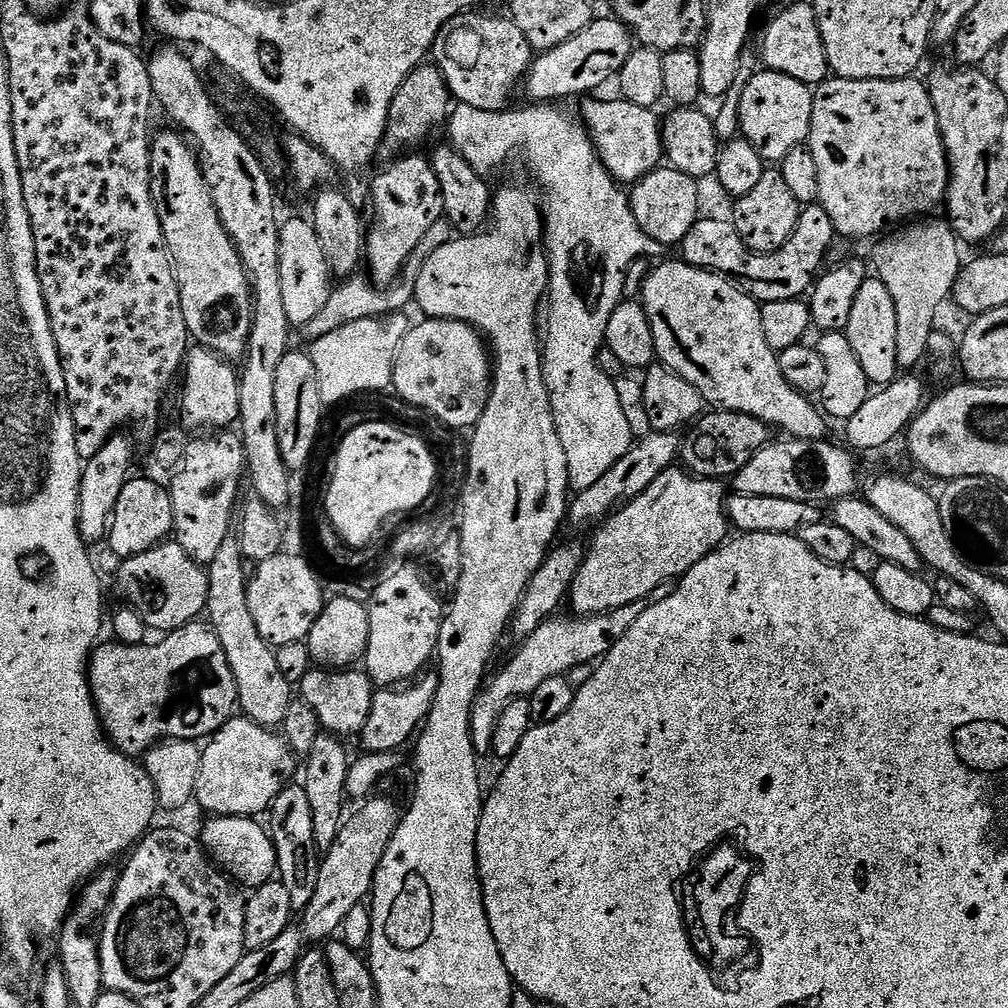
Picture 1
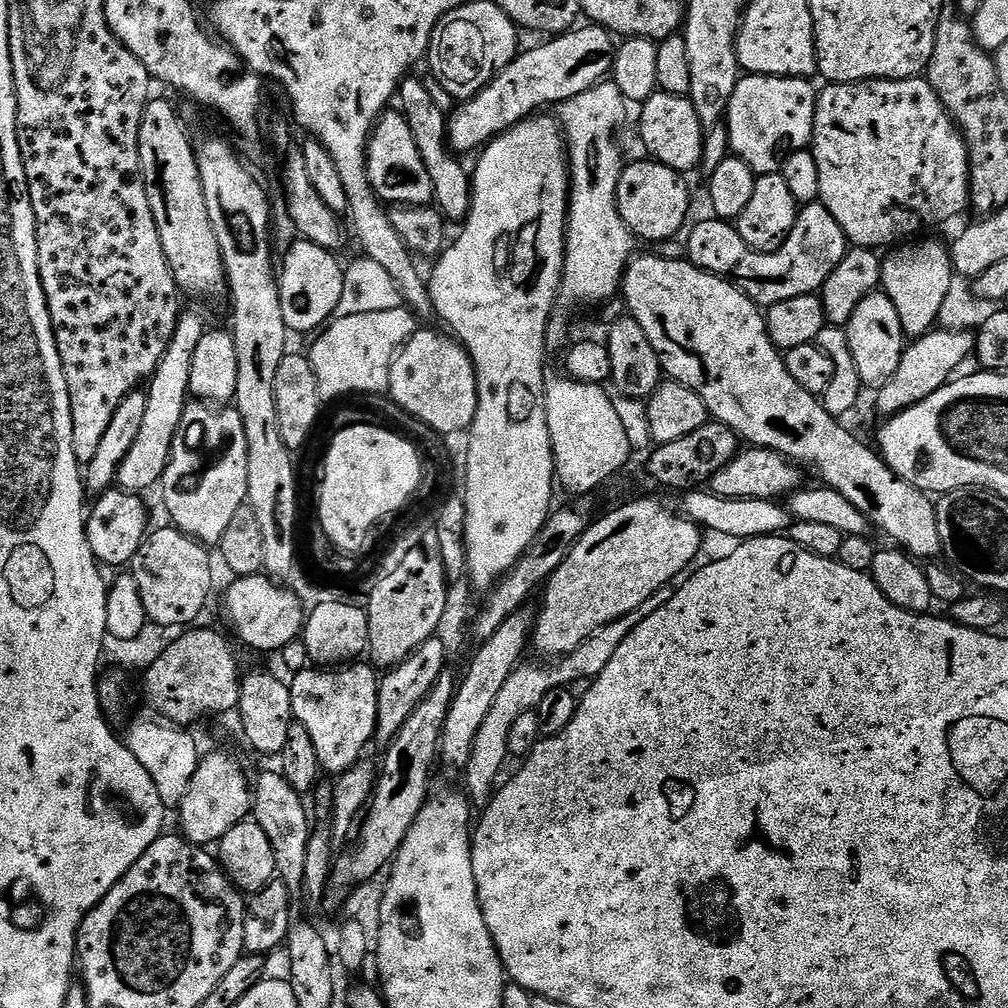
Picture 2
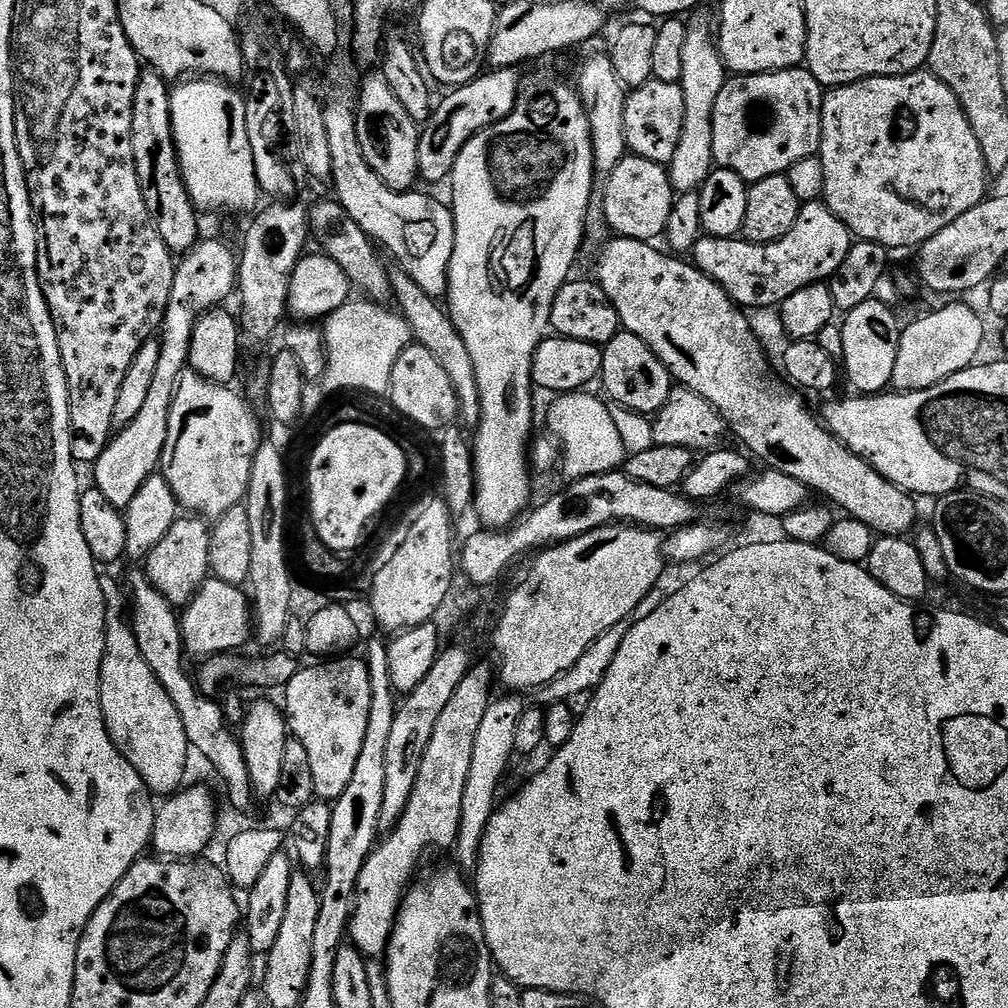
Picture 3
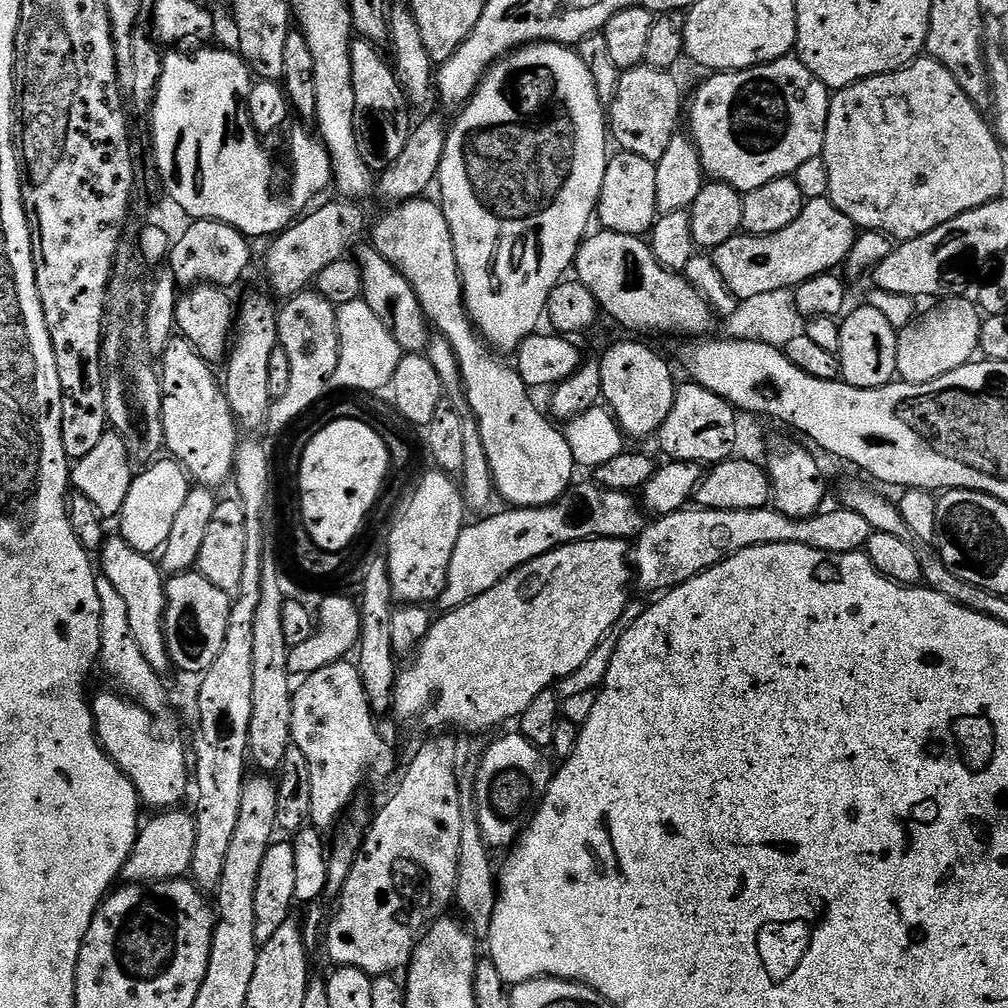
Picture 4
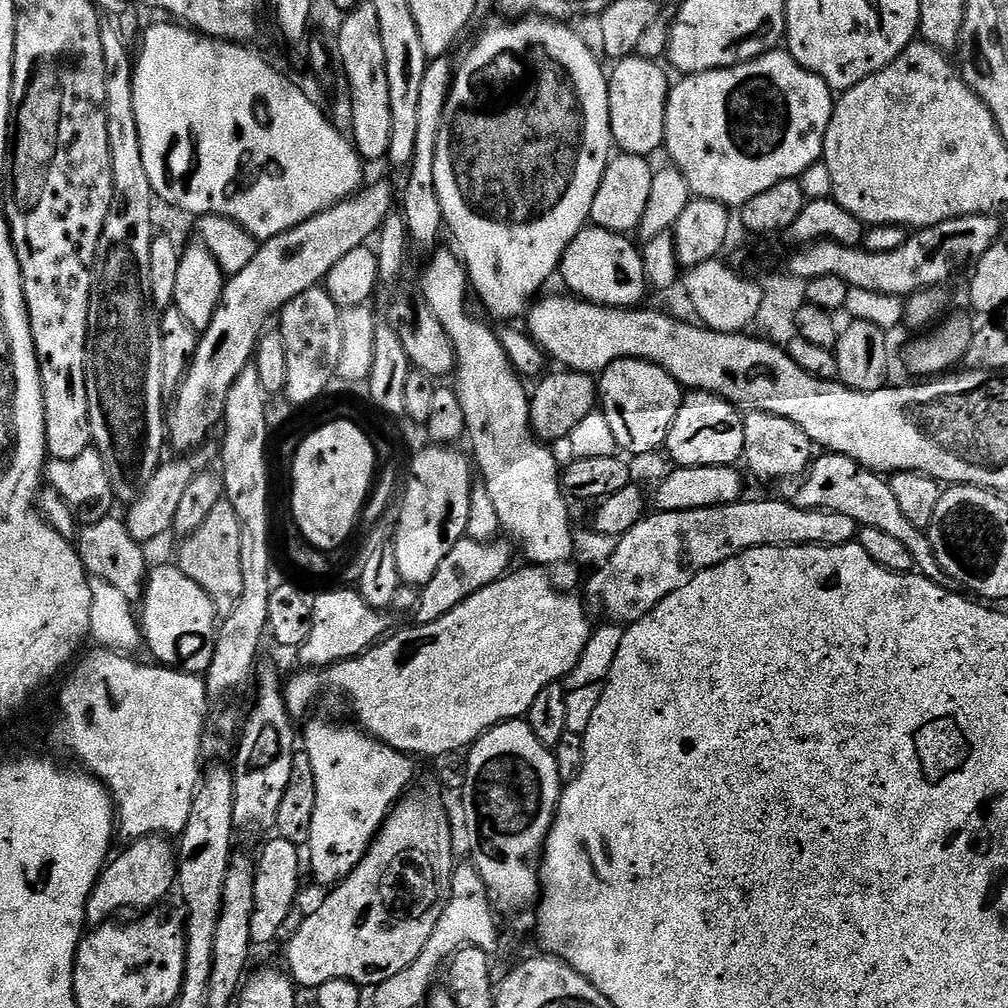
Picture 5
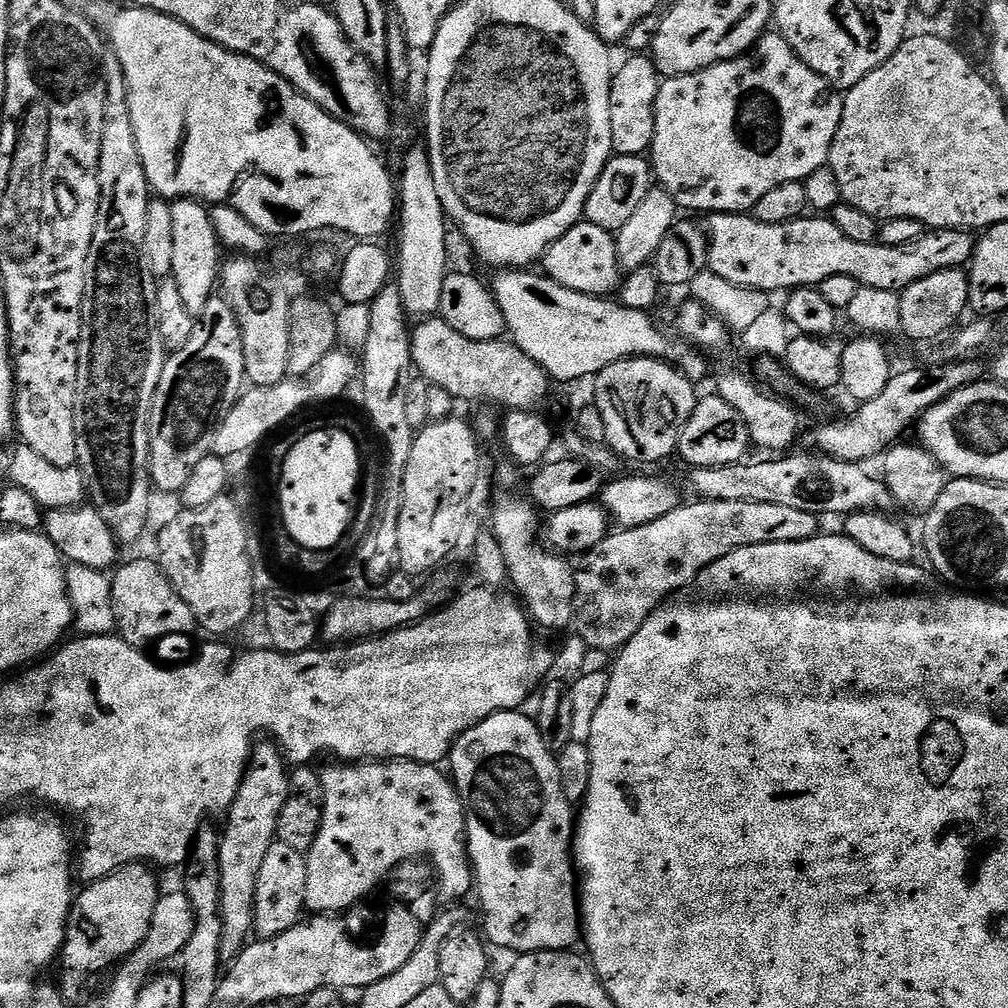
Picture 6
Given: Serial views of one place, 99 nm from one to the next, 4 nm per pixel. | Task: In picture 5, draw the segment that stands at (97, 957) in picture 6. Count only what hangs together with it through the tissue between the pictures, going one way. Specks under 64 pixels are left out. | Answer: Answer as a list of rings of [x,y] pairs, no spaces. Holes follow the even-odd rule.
[[[159,834],[143,836],[141,840],[131,841],[129,848],[120,857],[113,859],[100,873],[98,882],[88,899],[87,923],[99,926],[109,923],[115,912],[124,912],[127,908],[151,910],[161,903],[168,891],[177,887],[176,869],[178,852],[171,839]]]

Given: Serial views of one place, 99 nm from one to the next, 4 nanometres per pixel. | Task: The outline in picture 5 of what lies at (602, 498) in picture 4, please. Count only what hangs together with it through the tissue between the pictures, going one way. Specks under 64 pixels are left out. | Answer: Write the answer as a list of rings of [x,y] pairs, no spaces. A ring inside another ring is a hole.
[[[467,538],[458,541],[454,550],[446,554],[446,562],[438,566],[438,574],[434,574],[434,578],[430,578],[430,582],[420,588],[420,601],[414,613],[415,623],[422,625],[438,622],[438,618],[450,614],[454,606],[466,602],[470,594],[478,594],[478,590],[503,578],[513,567],[511,547],[513,548],[513,545],[504,538],[488,542],[478,542]]]

